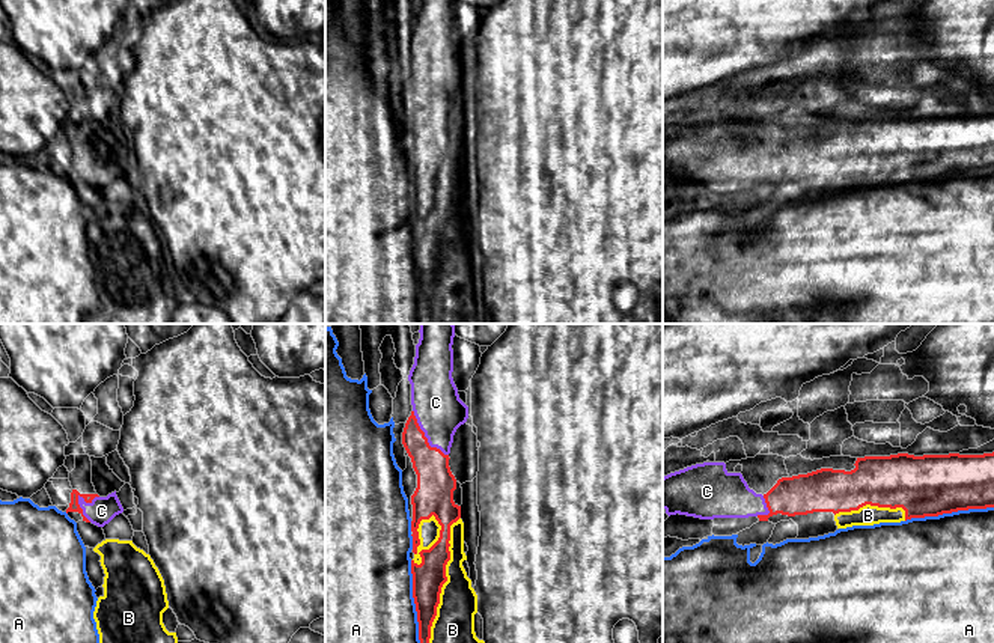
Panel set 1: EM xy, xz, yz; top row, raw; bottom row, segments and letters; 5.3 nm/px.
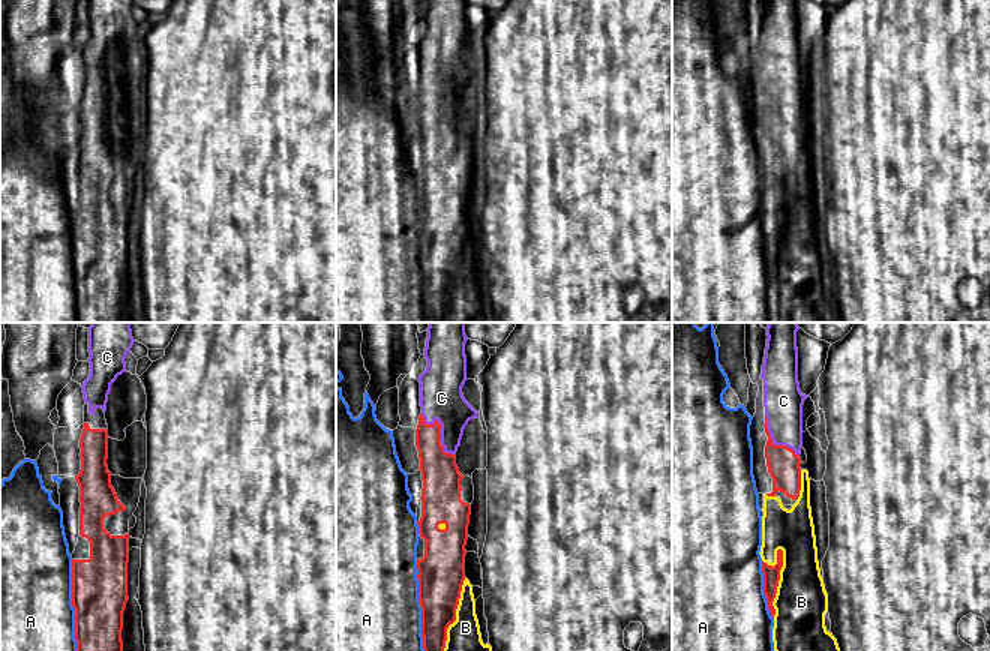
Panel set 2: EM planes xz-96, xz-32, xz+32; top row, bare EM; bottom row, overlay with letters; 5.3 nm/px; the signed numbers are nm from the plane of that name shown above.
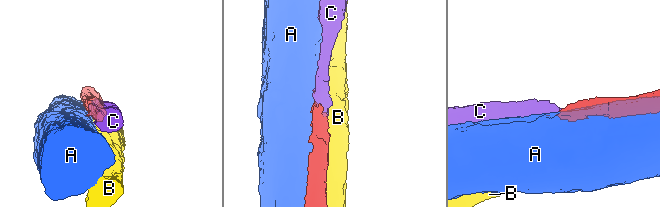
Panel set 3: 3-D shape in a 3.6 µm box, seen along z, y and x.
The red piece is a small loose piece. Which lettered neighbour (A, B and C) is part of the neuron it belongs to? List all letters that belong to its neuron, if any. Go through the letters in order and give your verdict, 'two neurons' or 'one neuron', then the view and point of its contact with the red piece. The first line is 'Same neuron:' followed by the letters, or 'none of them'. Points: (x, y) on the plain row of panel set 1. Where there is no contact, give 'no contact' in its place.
Same neuron: C
A: two neurons; contact xz (416, 273)
B: two neurons; contact xz (440, 252)
C: one neuron; contact xz (425, 100)

